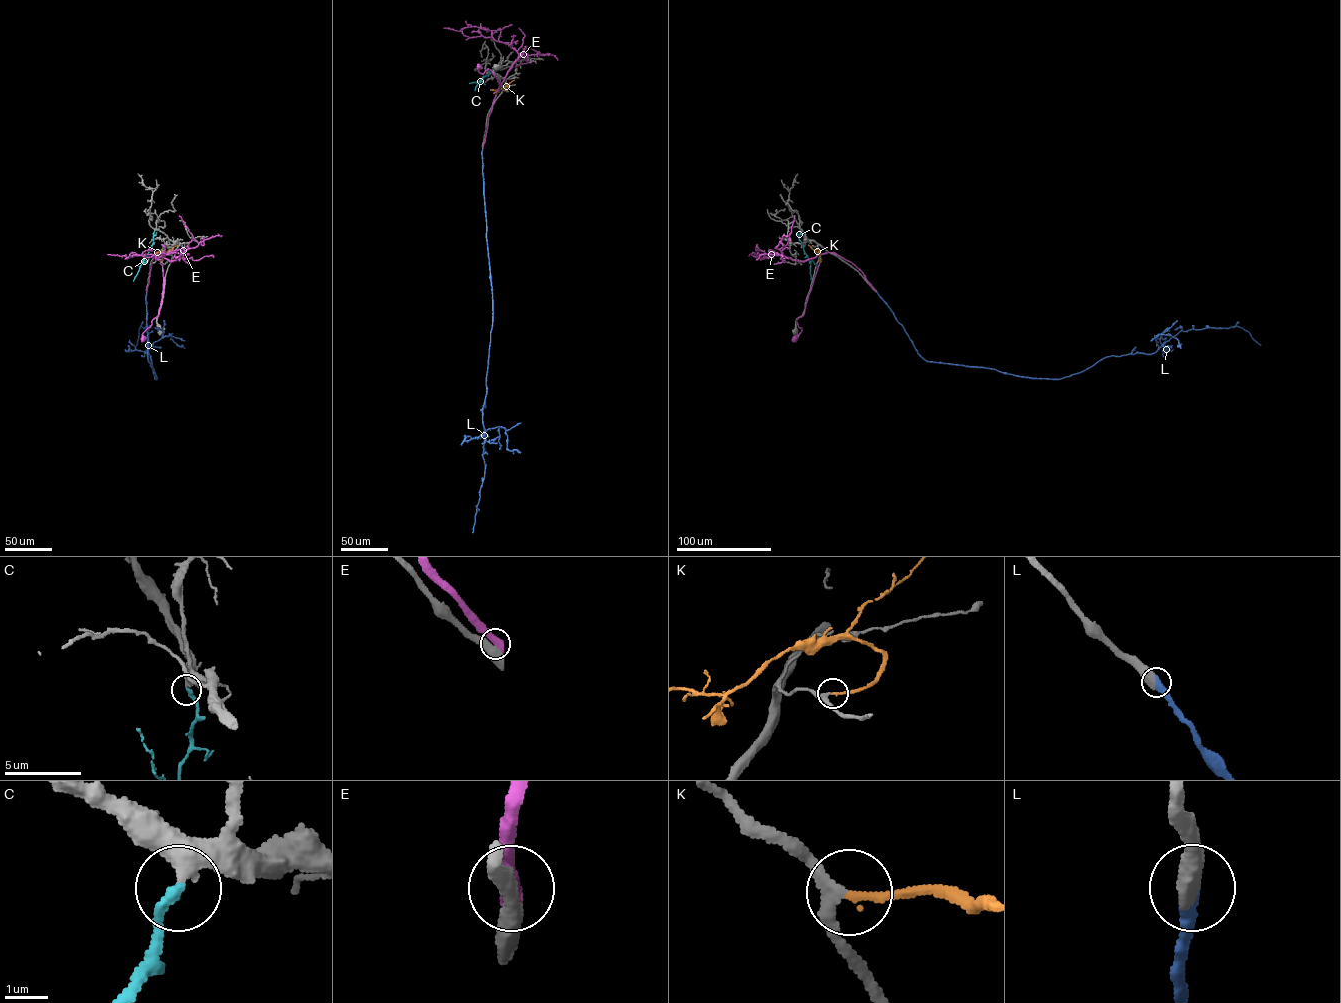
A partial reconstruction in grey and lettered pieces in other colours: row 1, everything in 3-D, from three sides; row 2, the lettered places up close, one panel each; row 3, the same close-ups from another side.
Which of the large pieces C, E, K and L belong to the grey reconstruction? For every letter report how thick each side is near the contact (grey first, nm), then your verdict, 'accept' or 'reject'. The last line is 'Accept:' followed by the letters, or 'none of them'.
C: 360 nm thick on the grey side, 280 nm on the other; accept
E: 440 nm thick on the grey side, 550 nm on the other; reject
K: 240 nm thick on the grey side, 170 nm on the other; accept
L: 600 nm thick on the grey side, 440 nm on the other; accept
Accept: C, K, L

